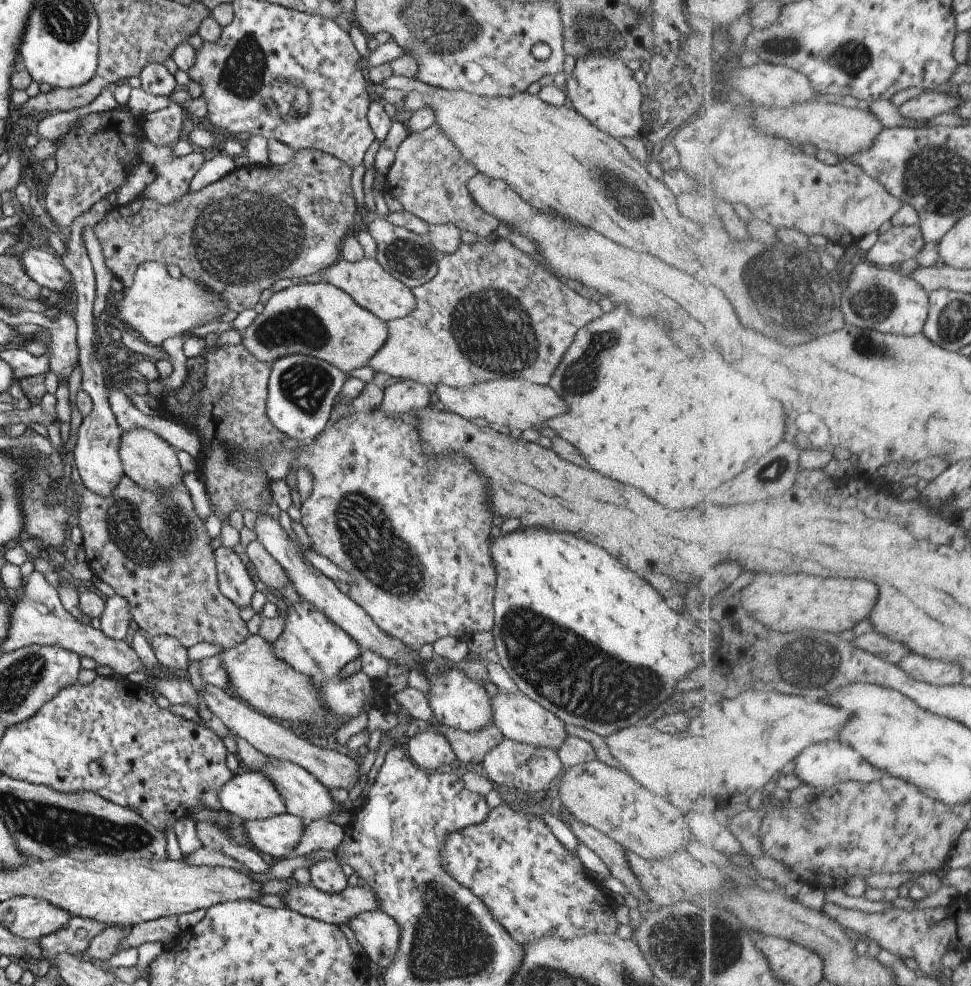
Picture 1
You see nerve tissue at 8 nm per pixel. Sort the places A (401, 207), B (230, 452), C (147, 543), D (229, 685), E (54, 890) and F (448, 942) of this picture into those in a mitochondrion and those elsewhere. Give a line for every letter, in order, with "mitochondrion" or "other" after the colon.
A: other
B: other
C: mitochondrion
D: other
E: other
F: mitochondrion

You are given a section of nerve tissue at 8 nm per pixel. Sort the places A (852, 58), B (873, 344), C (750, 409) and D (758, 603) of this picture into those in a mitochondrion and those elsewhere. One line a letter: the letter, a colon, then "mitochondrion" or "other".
A: mitochondrion
B: mitochondrion
C: other
D: other

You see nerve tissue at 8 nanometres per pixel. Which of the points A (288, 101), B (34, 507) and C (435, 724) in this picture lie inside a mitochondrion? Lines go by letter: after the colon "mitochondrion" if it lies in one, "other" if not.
A: mitochondrion
B: mitochondrion
C: other

